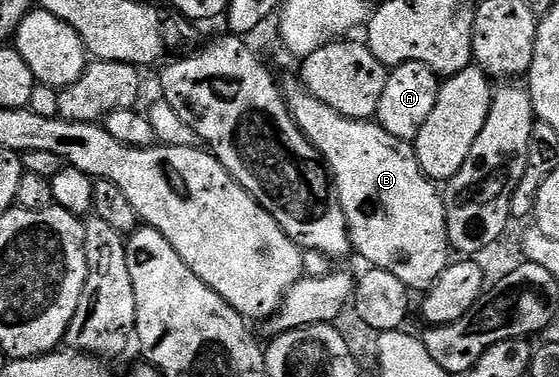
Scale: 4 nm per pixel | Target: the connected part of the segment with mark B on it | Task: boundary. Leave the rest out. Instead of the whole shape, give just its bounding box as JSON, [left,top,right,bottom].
[282,77,450,291]

